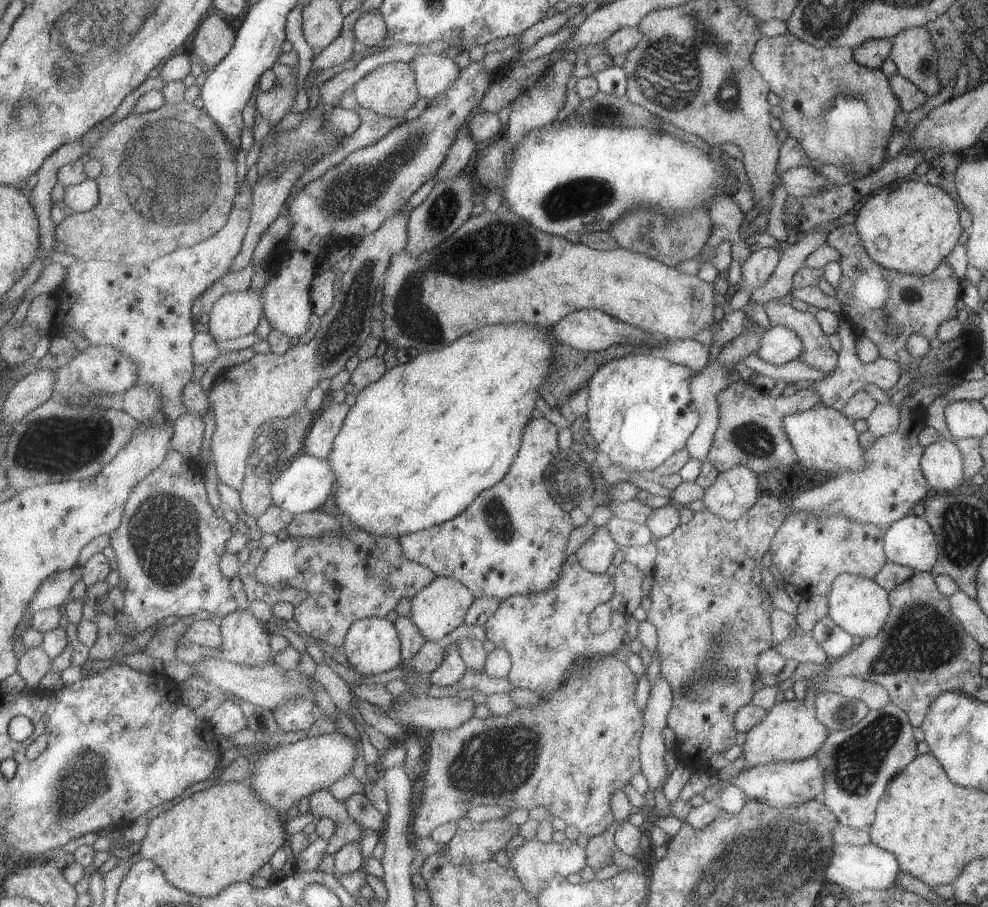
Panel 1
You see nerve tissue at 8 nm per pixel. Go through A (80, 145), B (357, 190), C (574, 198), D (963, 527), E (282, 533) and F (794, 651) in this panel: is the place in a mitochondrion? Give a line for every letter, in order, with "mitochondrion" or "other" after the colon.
A: other
B: mitochondrion
C: mitochondrion
D: mitochondrion
E: other
F: other

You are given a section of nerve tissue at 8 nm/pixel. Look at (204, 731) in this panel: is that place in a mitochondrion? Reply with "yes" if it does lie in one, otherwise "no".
no

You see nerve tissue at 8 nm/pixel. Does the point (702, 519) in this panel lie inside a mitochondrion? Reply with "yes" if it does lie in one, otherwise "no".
no

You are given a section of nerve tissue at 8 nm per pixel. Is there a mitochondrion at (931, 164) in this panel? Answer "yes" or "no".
no

